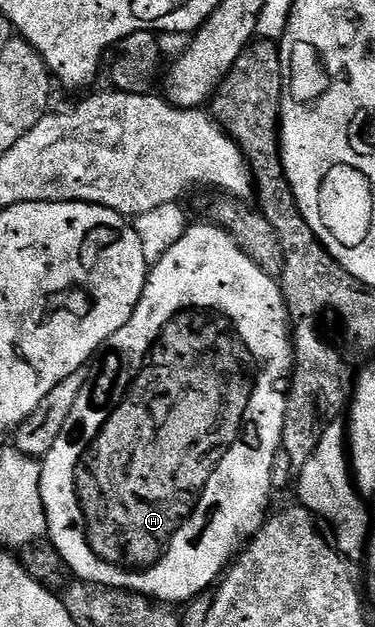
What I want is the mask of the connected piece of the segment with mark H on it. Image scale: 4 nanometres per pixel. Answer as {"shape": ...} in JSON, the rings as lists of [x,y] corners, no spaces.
{"shape":[[[213,223],[205,224],[191,224],[187,228],[186,234],[180,239],[180,243],[174,244],[172,251],[168,251],[168,255],[164,255],[164,259],[160,259],[149,270],[142,298],[132,315],[132,319],[128,319],[128,323],[124,323],[124,327],[120,327],[120,331],[116,331],[116,335],[109,337],[100,346],[98,352],[94,354],[92,358],[94,370],[89,370],[84,391],[80,391],[80,399],[76,399],[72,412],[68,415],[68,420],[64,422],[64,427],[61,429],[58,438],[56,438],[56,443],[52,443],[52,451],[48,451],[48,455],[41,458],[40,461],[42,466],[42,502],[46,512],[48,540],[54,544],[56,551],[60,551],[62,561],[69,567],[71,574],[79,581],[90,581],[94,585],[103,585],[109,589],[126,589],[130,593],[139,593],[145,597],[153,597],[154,600],[163,603],[175,603],[174,601],[189,603],[198,594],[207,592],[223,576],[224,570],[237,558],[243,546],[251,539],[257,537],[259,529],[262,528],[268,516],[266,508],[270,505],[270,493],[272,494],[274,489],[272,470],[275,462],[280,457],[282,432],[284,431],[284,415],[286,414],[286,399],[290,395],[290,379],[294,372],[292,326],[290,316],[286,310],[286,301],[282,298],[281,284],[275,278],[269,277],[264,271],[260,271],[260,267],[256,267],[256,263],[252,263],[252,259],[248,259],[248,255],[244,255],[244,251],[240,251],[240,247],[223,229]]]}

